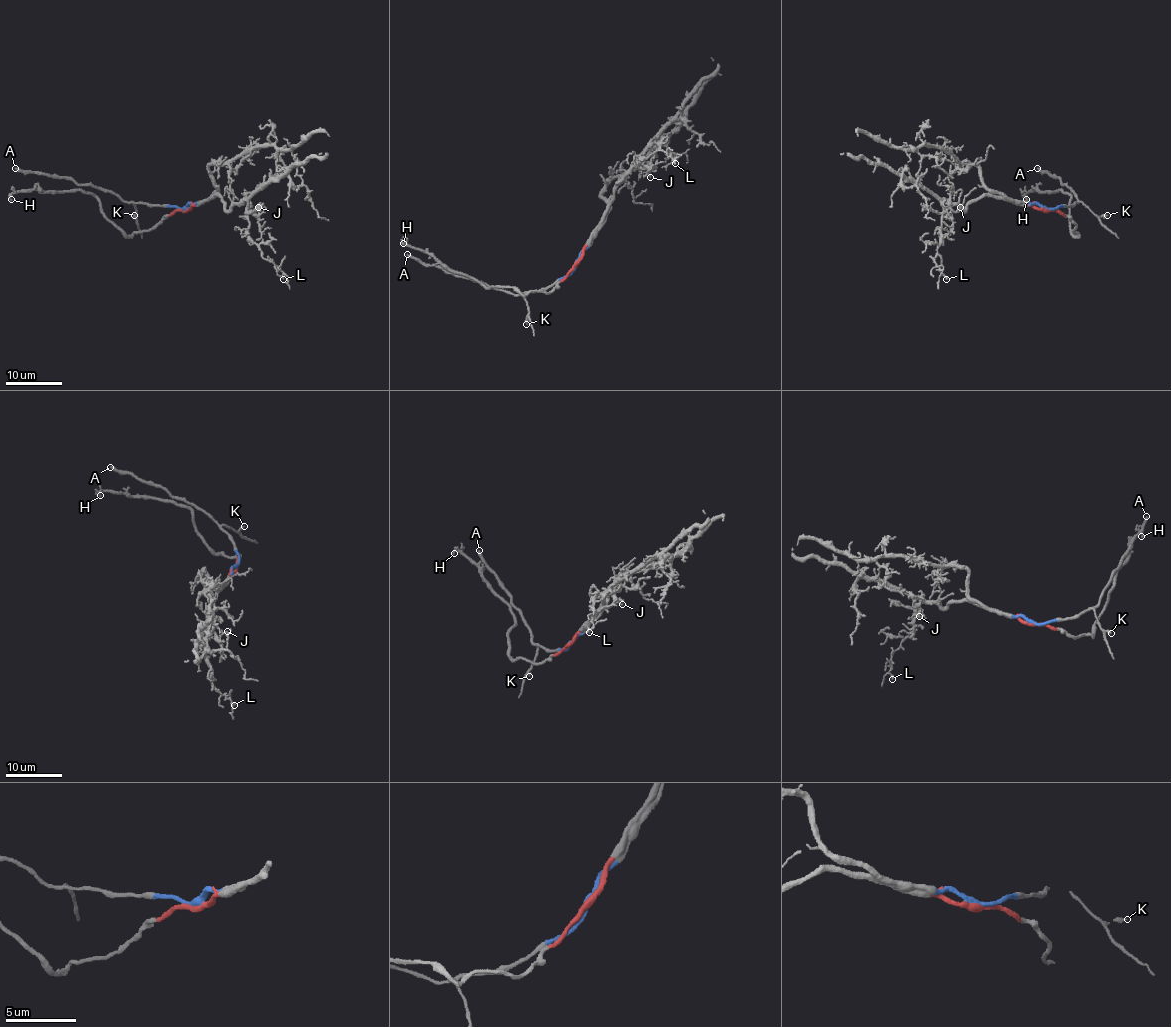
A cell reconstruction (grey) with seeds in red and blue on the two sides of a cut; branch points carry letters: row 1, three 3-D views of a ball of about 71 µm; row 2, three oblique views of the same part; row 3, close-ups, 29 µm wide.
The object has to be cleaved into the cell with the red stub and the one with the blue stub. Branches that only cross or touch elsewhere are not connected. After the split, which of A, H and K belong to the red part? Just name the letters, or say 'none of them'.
H

